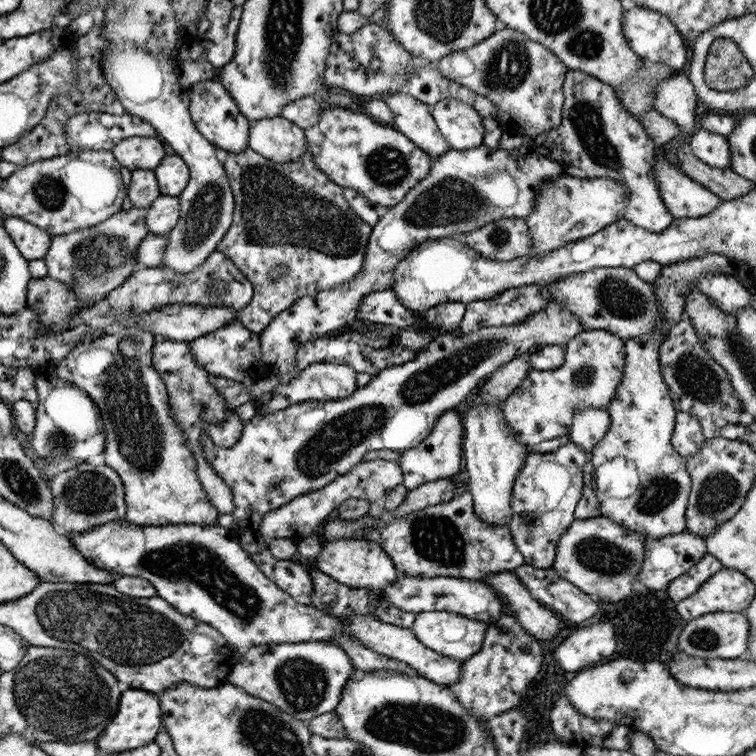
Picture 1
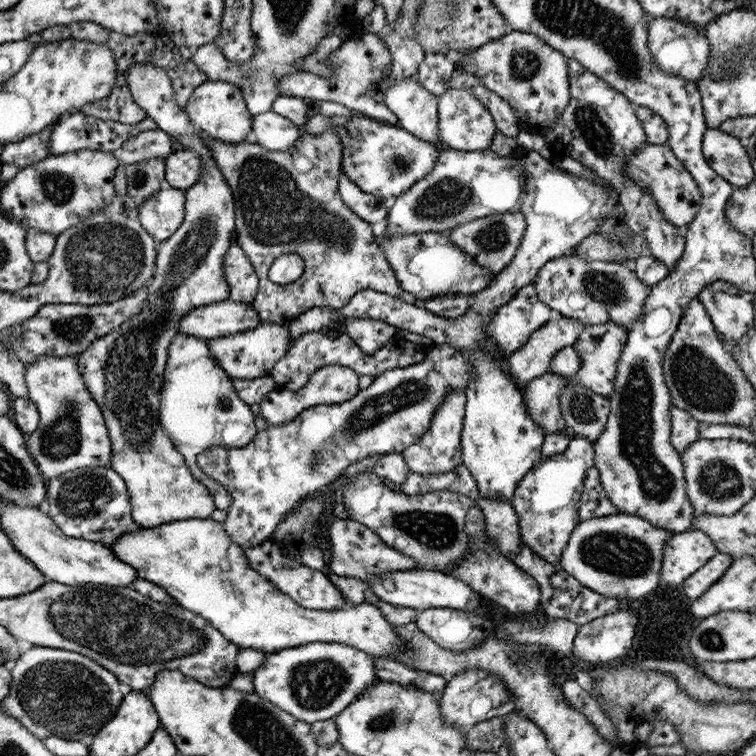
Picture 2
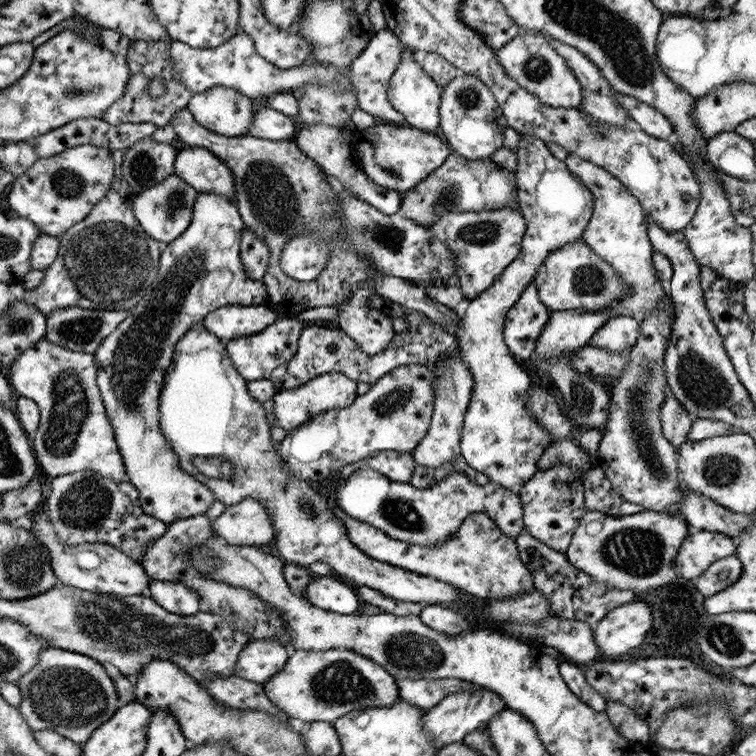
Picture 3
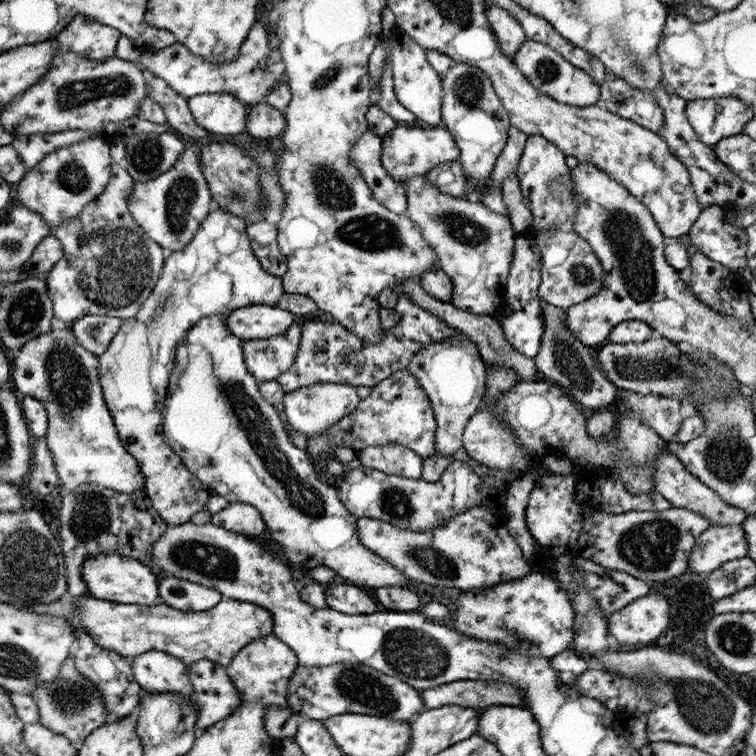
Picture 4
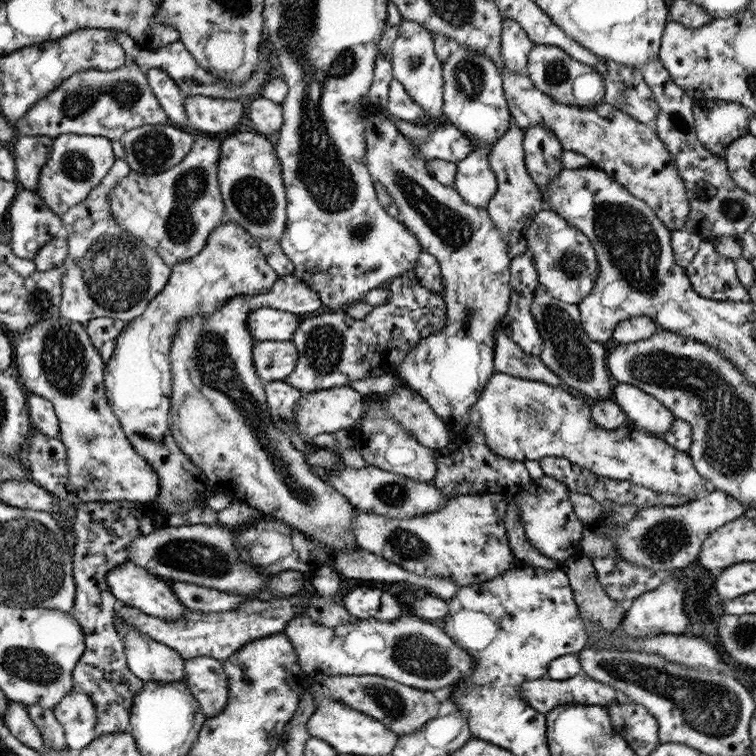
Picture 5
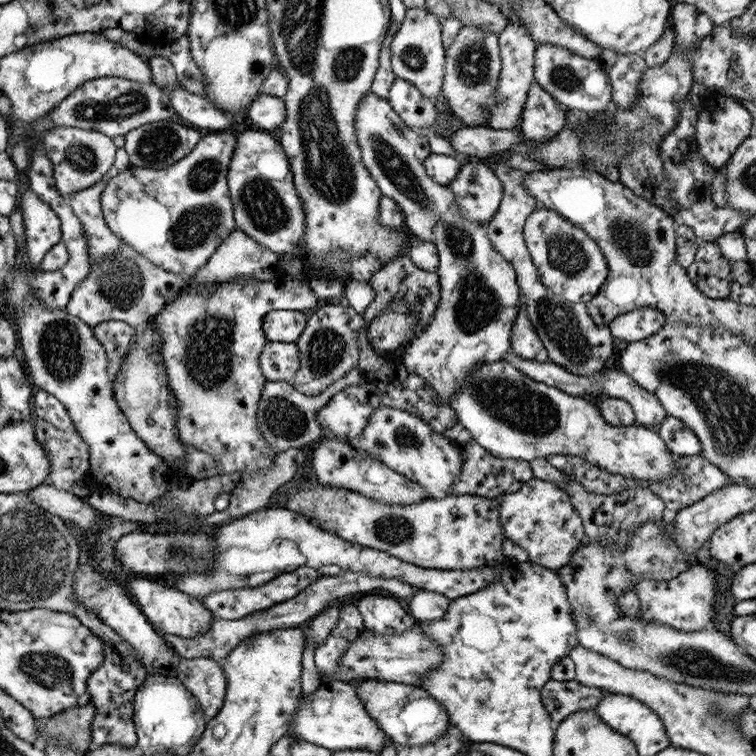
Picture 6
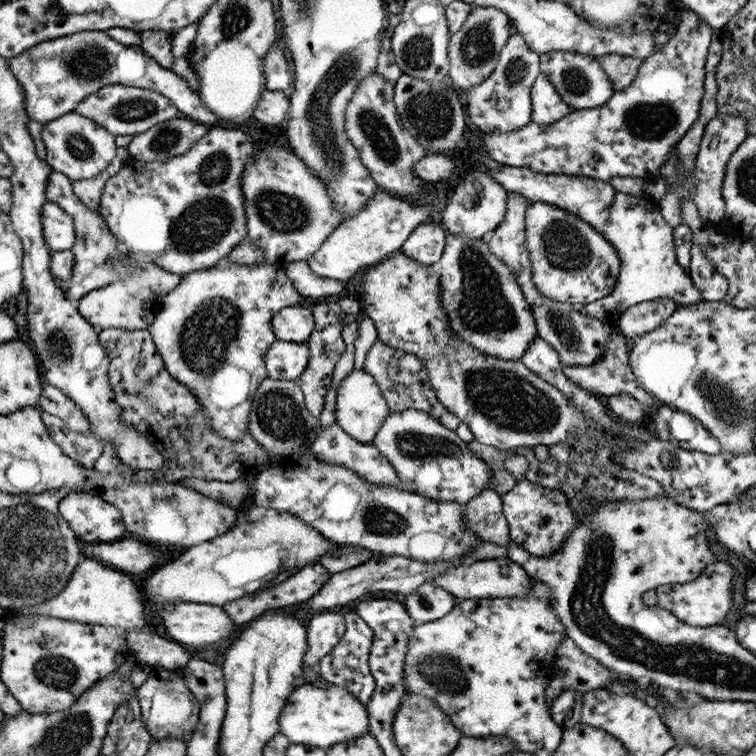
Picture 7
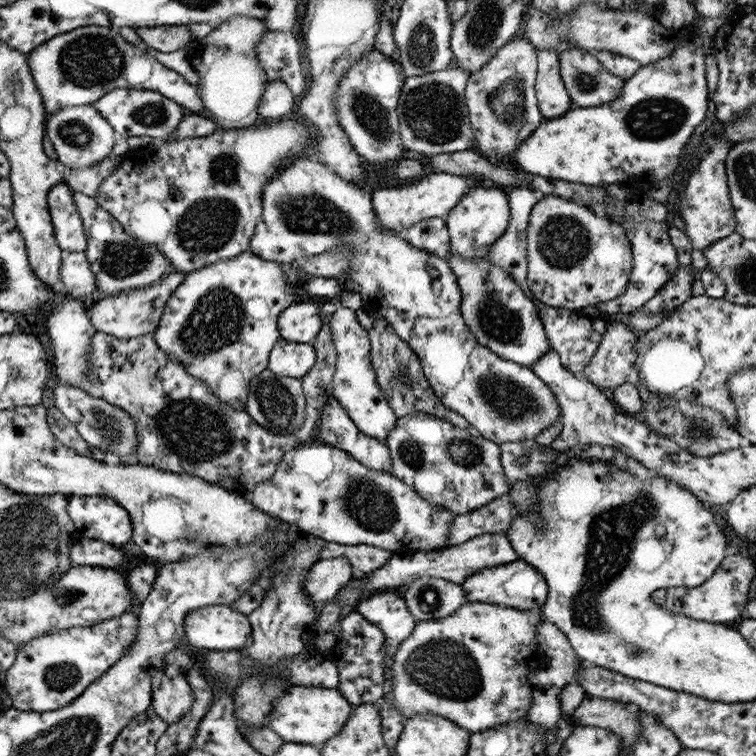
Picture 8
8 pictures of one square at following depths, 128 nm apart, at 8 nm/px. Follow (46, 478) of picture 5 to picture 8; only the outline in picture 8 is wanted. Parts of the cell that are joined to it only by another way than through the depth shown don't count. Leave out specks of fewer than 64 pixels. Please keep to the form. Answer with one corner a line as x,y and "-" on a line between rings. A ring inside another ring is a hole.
57,408
46,409
46,422
49,430
63,446
74,450
77,454
91,457
97,461
106,460
106,454
101,449
90,447

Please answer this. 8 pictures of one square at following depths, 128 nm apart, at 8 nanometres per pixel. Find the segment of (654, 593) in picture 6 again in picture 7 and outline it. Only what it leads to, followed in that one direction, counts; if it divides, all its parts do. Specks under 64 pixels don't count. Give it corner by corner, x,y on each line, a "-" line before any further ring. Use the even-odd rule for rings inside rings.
714,561
705,566
699,578
691,582
673,582
653,588
657,595
657,606
669,611
682,620
684,624
693,627
709,627
719,624
725,614
731,610
731,588
733,588
733,568
731,564

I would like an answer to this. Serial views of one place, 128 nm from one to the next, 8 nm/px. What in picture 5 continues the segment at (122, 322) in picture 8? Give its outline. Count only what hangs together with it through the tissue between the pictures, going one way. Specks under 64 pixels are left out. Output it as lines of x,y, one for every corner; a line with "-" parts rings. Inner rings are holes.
115,157
107,174
85,199
68,208
61,216
62,233
67,241
67,256
59,264
65,269
61,276
61,300
58,317
64,322
85,324
99,317
114,318
124,323
137,318
149,300
161,292
169,278
170,267
145,242
131,237
111,218
109,191
129,173
129,165

